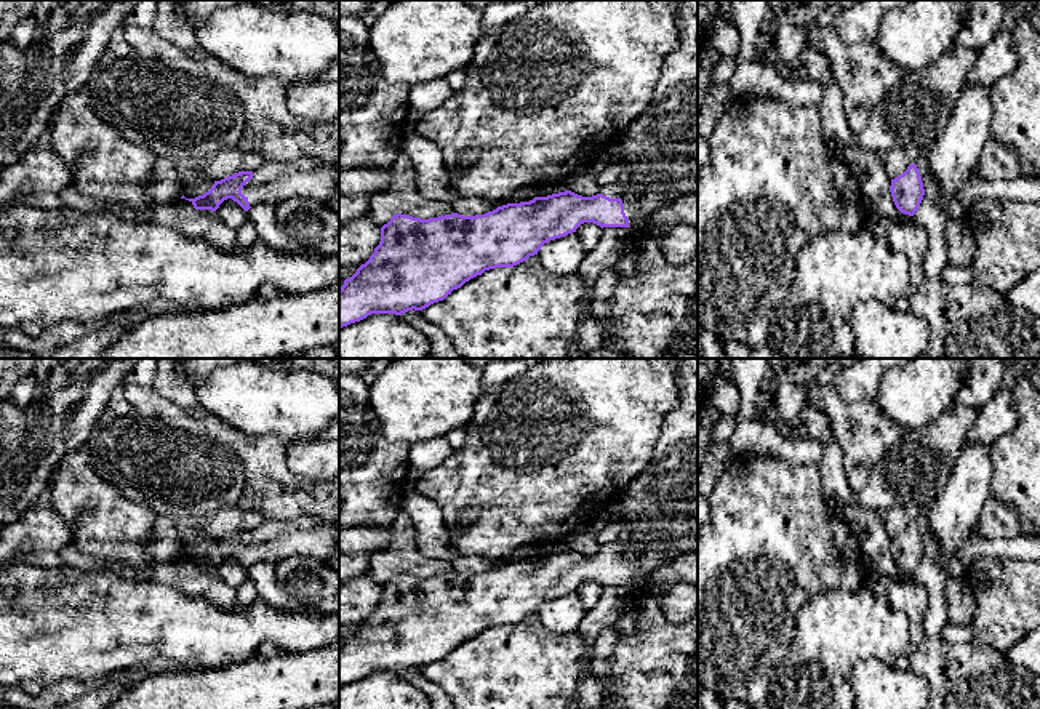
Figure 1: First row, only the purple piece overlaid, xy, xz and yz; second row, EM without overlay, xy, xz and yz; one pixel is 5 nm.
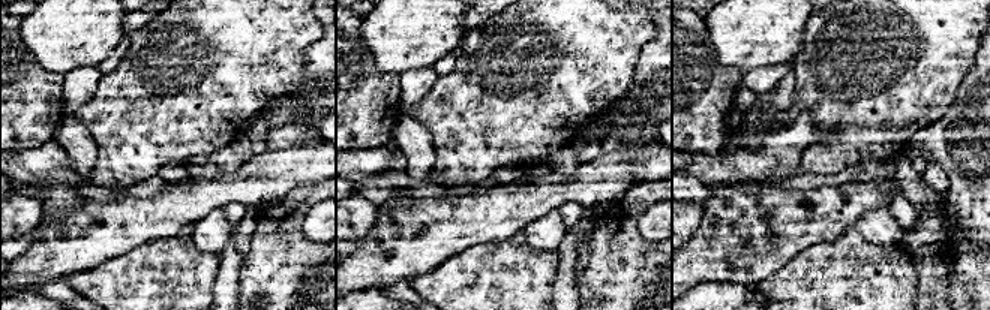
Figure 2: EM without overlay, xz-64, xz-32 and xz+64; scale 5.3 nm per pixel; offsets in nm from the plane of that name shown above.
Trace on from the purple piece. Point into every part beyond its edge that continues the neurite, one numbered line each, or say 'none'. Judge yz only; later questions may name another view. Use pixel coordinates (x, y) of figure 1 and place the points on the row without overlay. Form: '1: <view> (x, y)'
none

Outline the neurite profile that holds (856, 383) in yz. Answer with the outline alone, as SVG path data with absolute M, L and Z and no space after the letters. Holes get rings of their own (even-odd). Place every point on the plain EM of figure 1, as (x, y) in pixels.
M861 359L840 370L832 384L838 397L846 403L875 402L882 375L910 359Z

